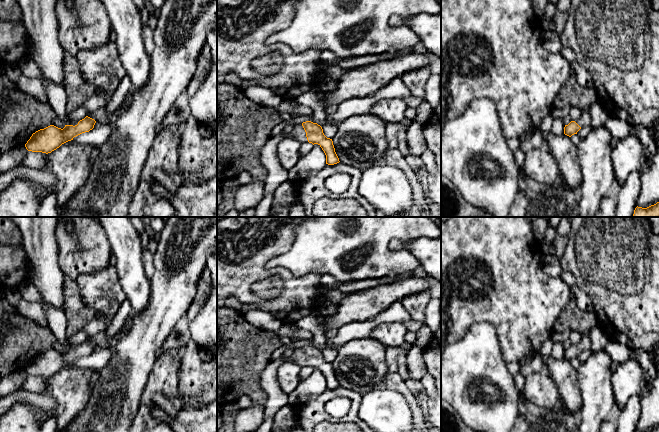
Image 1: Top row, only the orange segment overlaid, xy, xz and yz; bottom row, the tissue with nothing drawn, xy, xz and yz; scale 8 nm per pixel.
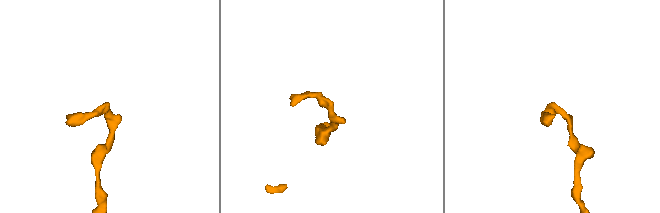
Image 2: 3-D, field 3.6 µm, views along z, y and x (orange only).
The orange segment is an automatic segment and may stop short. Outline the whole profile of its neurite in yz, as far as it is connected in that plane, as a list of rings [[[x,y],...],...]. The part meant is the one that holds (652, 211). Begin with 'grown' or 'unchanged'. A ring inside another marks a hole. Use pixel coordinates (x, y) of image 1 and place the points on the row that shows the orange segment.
unchanged; [[[659,202],[647,208],[637,206],[632,217],[659,217]]]

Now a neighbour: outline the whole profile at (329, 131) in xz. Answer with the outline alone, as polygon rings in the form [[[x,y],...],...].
[[[325,124],[325,125],[322,127],[322,129],[323,129],[324,135],[325,135],[327,138],[330,138],[330,139],[332,139],[332,138],[335,136],[335,134],[337,133],[337,126],[334,125],[334,124],[332,124],[332,125],[330,125],[330,124]]]

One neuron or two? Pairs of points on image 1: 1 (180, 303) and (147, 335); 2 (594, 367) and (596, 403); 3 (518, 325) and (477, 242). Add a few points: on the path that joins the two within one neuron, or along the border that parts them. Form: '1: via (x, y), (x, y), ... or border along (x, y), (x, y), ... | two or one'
1: via (171, 309), (154, 326) | one
2: via (594, 376), (596, 394) | one
3: via (518, 304), (518, 298), (494, 274), (489, 263) | one

